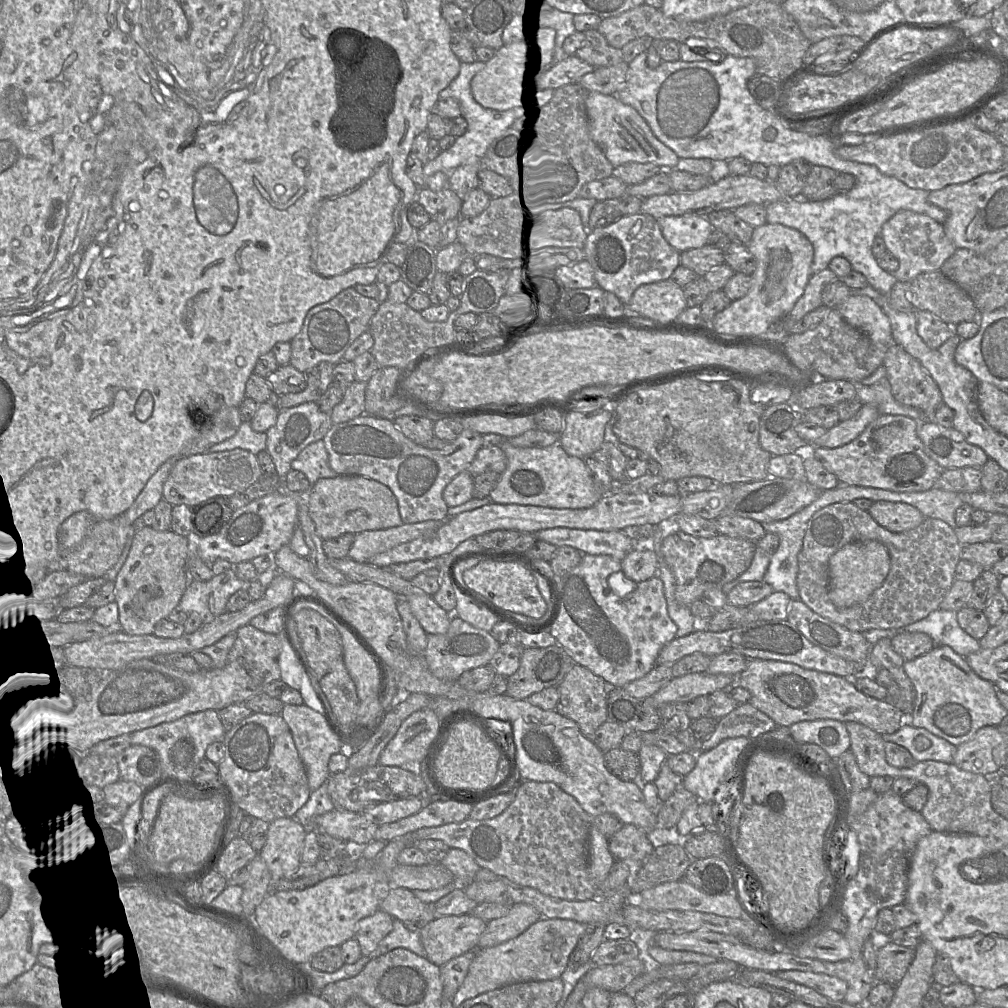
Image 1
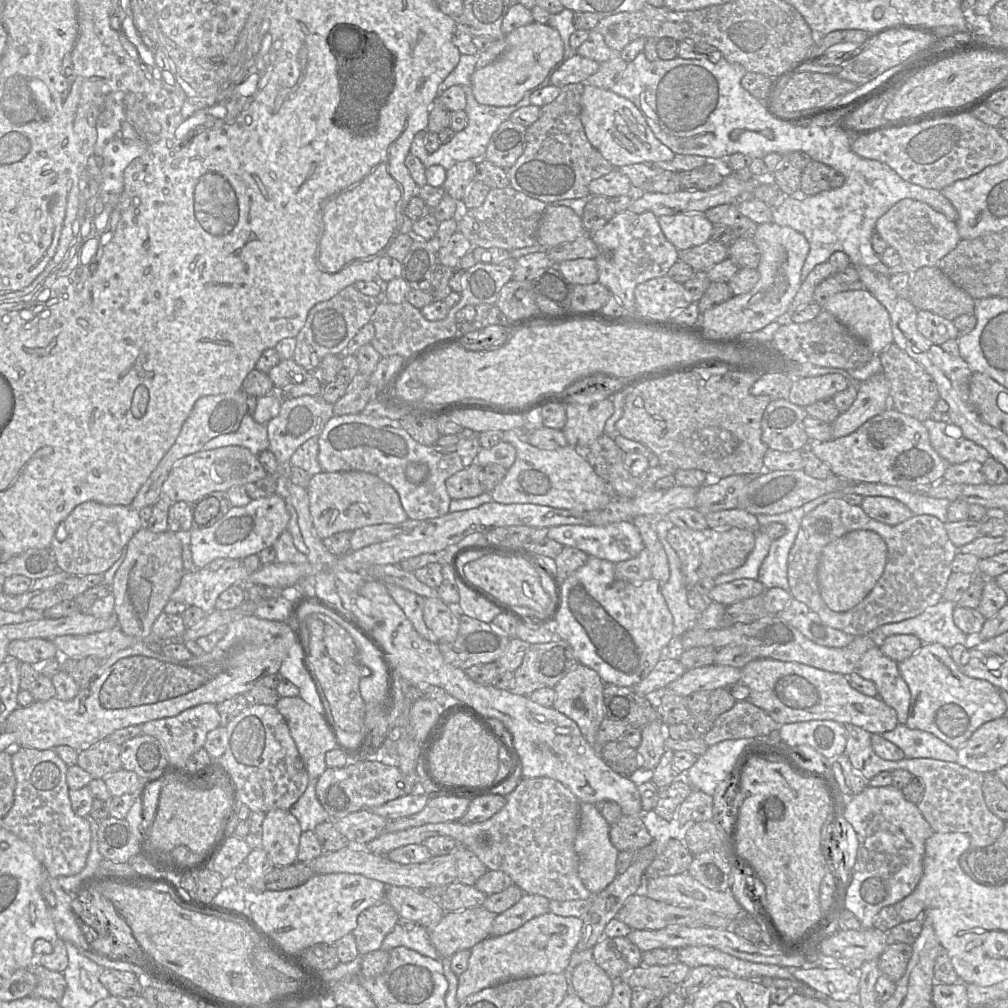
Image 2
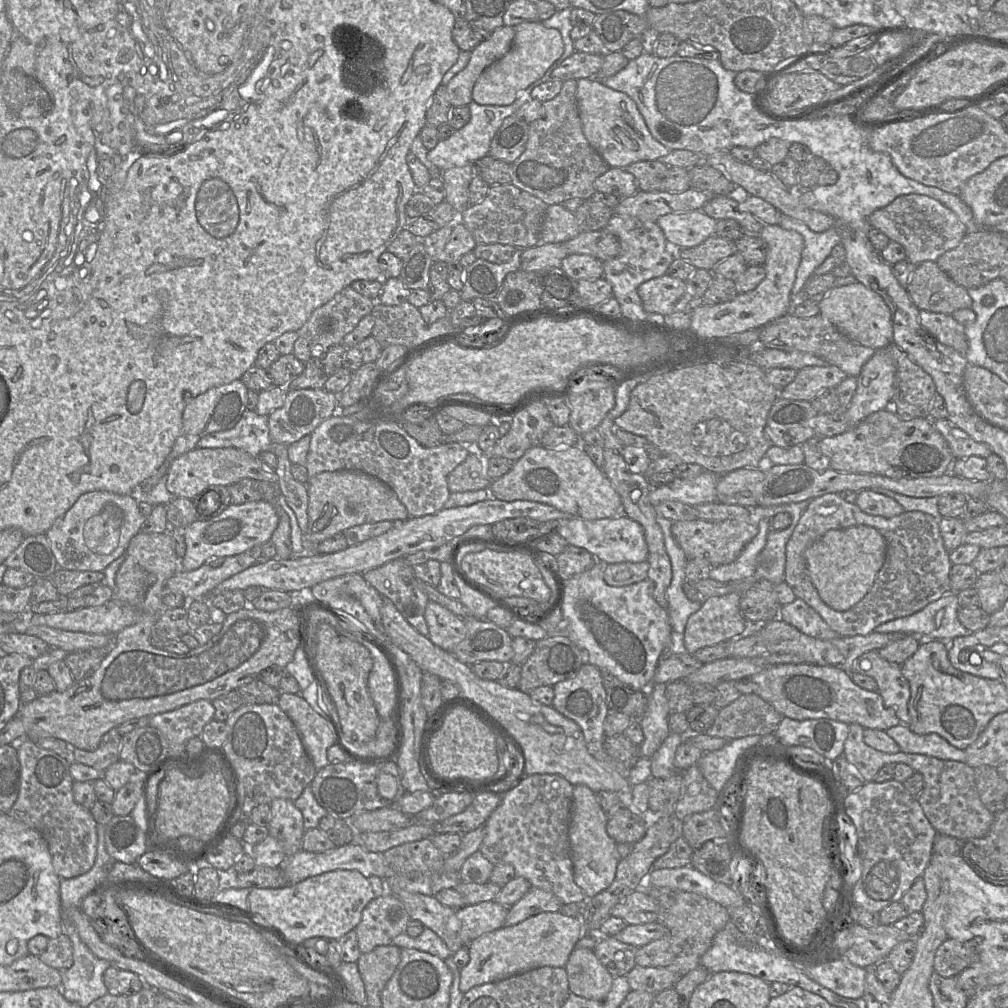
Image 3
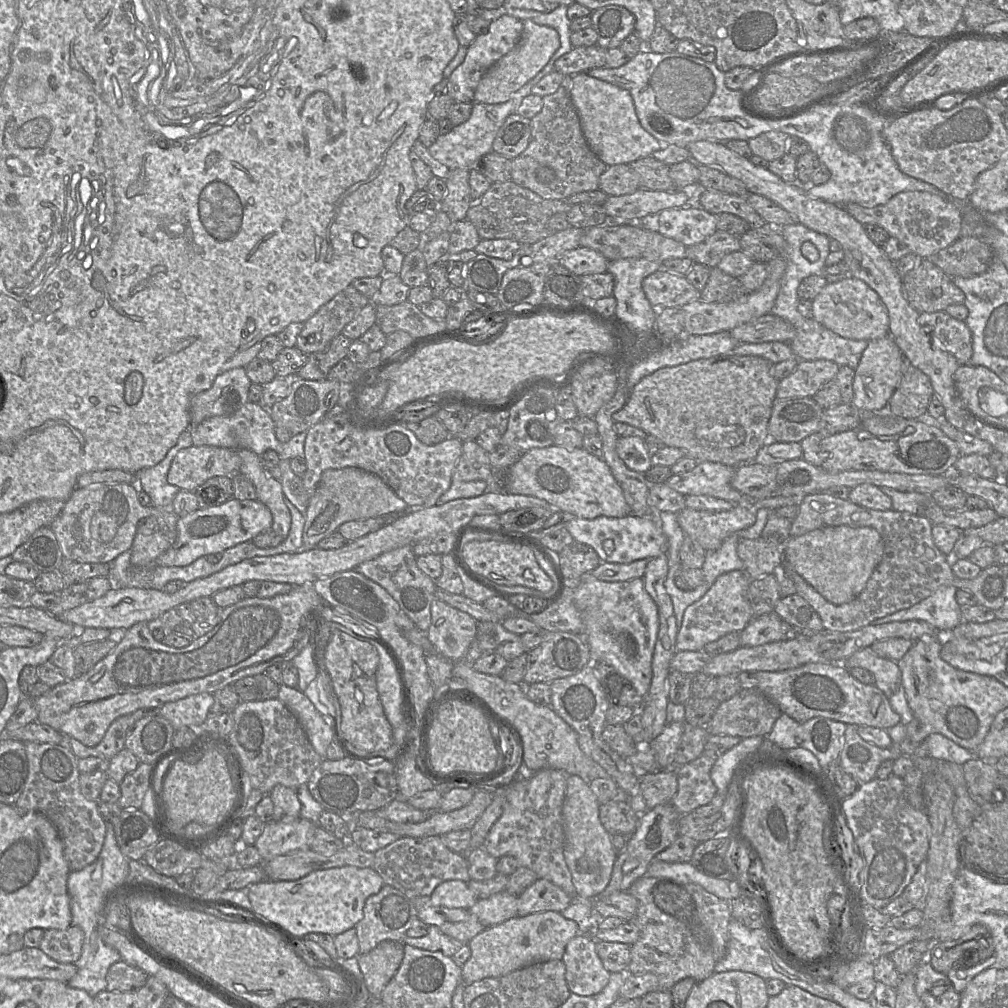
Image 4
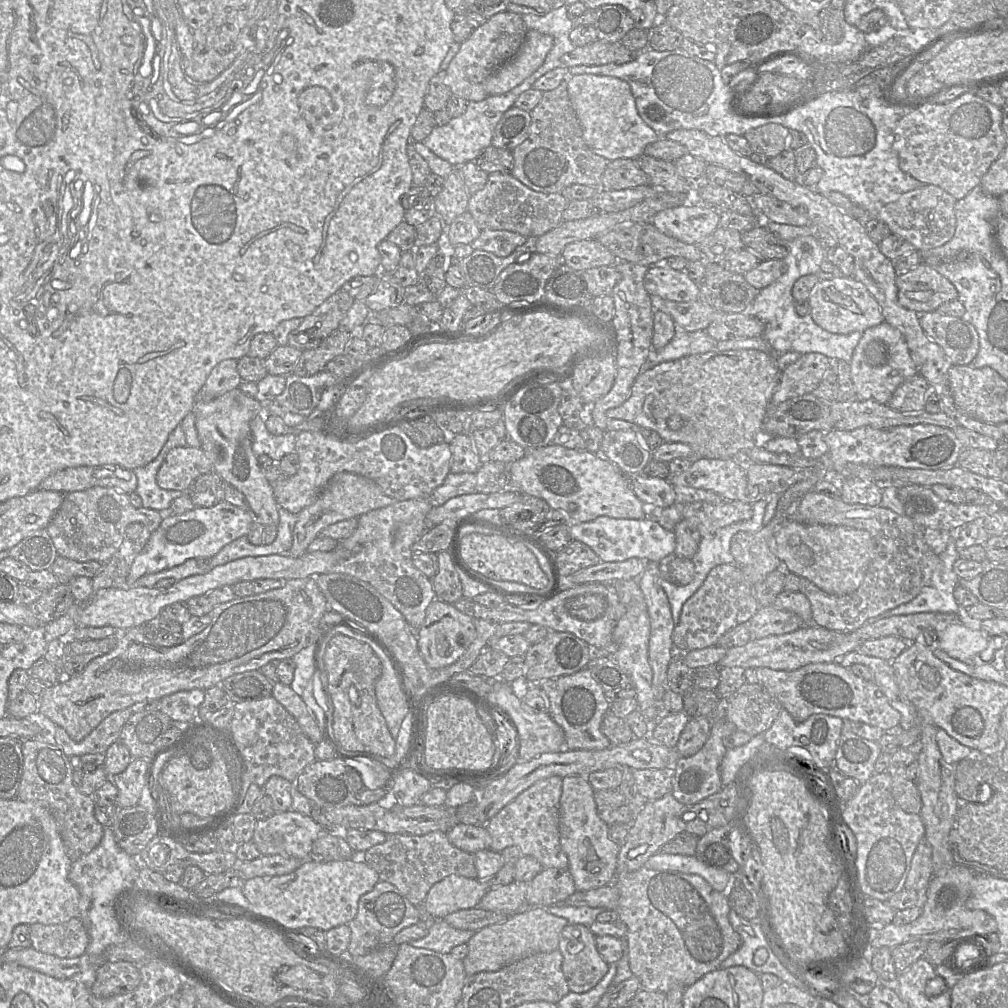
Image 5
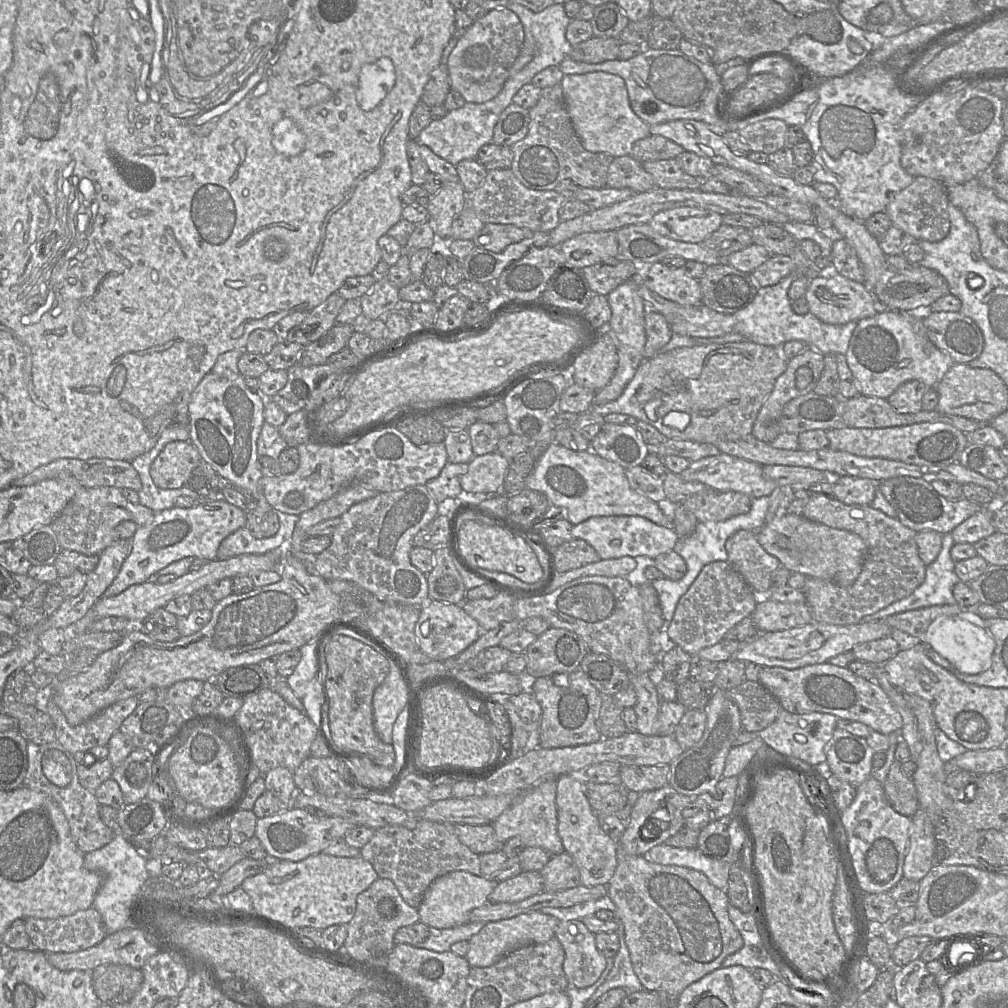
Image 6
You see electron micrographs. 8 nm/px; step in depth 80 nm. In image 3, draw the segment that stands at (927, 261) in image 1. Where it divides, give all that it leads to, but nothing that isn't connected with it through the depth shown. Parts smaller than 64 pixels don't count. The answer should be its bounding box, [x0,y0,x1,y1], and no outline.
[869,194,967,266]

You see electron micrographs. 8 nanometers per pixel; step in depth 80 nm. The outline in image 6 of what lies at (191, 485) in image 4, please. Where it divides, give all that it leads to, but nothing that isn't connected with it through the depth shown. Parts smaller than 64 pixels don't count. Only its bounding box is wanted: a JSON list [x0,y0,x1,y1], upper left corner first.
[150,441,202,489]

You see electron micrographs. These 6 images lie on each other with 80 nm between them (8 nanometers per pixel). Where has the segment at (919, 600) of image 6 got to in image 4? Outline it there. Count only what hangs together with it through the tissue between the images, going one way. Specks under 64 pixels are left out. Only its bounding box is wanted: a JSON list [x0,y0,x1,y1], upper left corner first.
[869,585,963,632]

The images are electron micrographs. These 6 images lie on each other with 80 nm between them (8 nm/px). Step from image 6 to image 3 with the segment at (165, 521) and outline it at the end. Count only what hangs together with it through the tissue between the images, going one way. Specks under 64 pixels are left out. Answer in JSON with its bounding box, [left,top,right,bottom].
[180,500,279,571]

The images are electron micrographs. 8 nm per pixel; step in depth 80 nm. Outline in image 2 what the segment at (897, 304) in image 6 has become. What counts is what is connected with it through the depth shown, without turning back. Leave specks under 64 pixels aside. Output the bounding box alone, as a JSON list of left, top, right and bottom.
[908,266,974,321]

